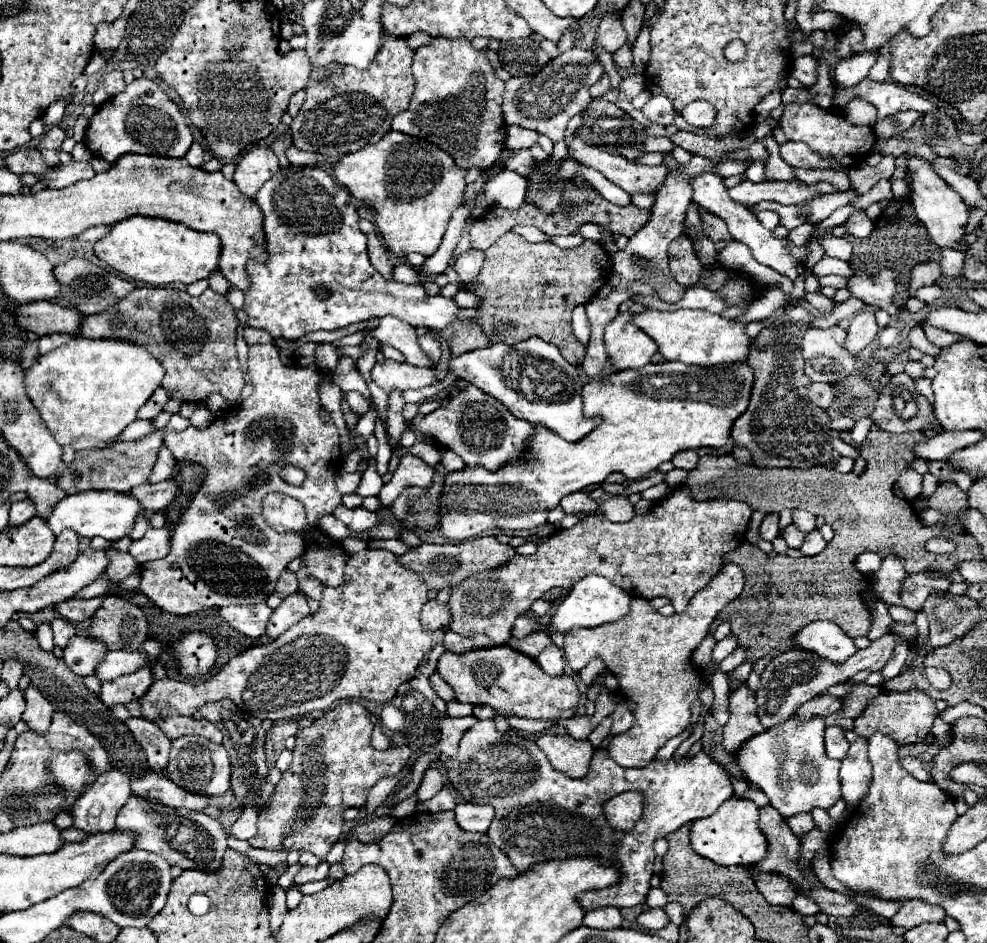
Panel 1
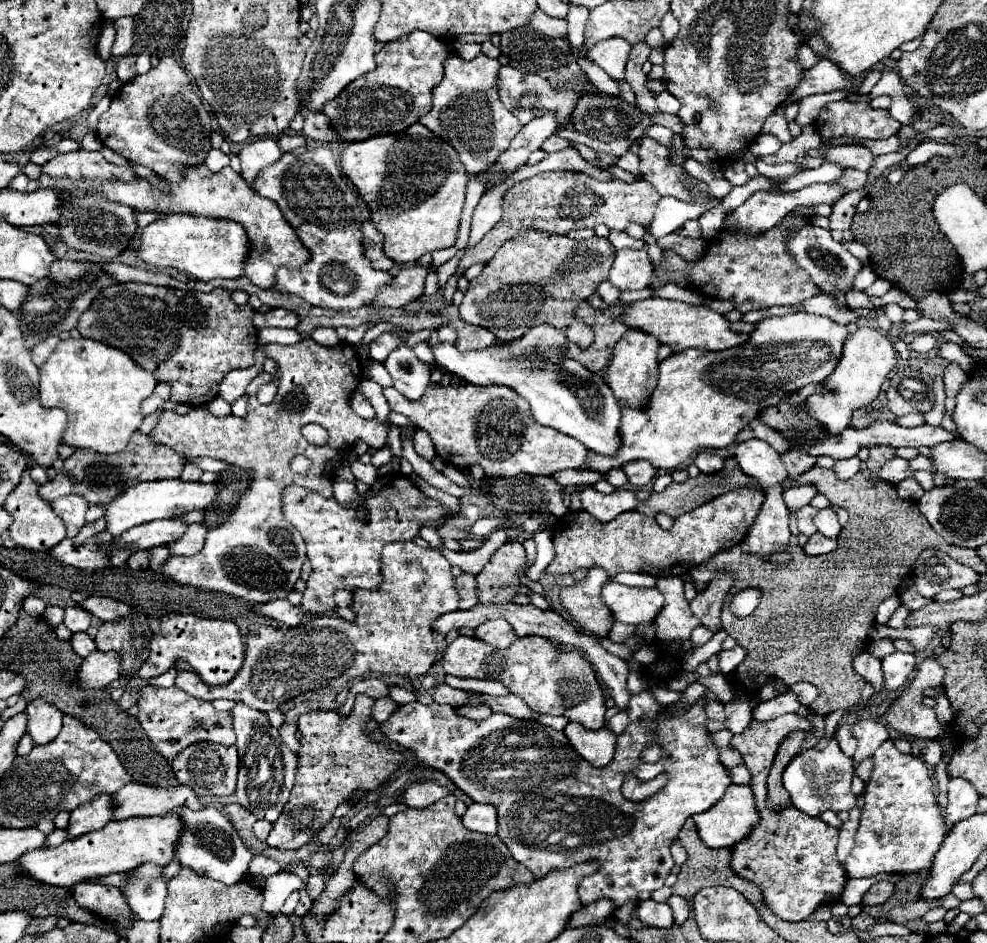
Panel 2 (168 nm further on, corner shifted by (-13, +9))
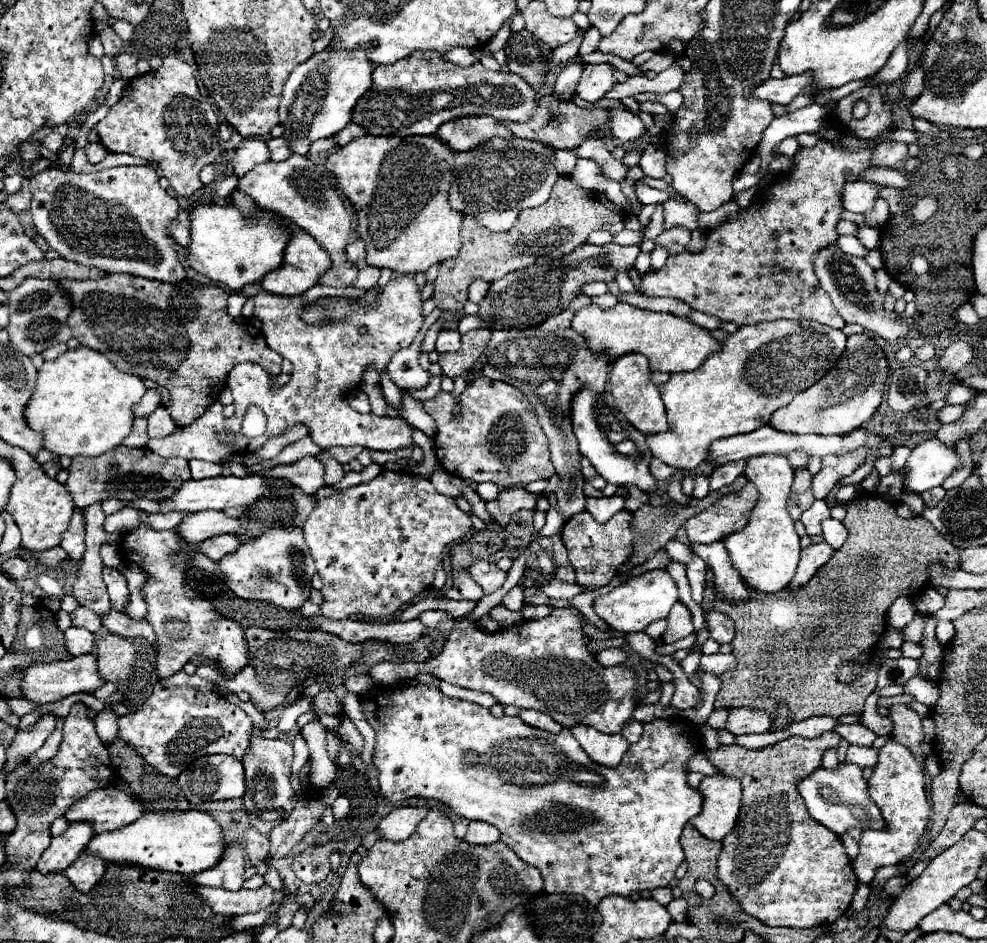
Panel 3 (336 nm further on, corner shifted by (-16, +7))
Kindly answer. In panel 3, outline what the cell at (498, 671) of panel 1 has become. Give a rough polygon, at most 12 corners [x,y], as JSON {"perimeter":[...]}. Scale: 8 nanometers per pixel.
{"perimeter":[[552,609],[496,633],[454,621],[422,671],[620,733],[636,673],[604,667],[586,617]]}

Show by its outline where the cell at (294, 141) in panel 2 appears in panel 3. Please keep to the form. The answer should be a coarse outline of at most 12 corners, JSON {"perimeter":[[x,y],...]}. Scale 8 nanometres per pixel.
{"perimeter":[[282,137],[268,139],[270,161],[284,161],[292,155]]}

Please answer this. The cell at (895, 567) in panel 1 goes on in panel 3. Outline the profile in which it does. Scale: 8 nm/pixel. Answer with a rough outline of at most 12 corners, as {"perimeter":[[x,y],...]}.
{"perimeter":[[916,615],[904,629],[902,639],[920,643],[926,619]]}

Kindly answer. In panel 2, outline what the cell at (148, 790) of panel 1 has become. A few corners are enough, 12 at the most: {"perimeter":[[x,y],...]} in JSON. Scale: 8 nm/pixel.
{"perimeter":[[127,783],[113,819],[163,815],[177,805],[203,807],[189,785]]}

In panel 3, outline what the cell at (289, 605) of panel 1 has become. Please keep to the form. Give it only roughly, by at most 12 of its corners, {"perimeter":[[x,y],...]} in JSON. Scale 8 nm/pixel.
{"perimeter":[[430,479],[322,487],[304,537],[322,615],[384,621],[470,517]]}

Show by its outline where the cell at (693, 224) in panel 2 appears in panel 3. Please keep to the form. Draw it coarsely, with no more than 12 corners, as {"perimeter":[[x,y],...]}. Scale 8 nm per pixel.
{"perimeter":[[668,229],[654,243],[670,253],[684,253],[690,243],[686,229]]}

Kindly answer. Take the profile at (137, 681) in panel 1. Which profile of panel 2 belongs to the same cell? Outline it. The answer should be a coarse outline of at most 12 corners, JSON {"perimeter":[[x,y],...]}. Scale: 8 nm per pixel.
{"perimeter":[[167,615],[149,659],[127,679],[187,661],[207,685],[229,683],[245,645],[233,621]]}

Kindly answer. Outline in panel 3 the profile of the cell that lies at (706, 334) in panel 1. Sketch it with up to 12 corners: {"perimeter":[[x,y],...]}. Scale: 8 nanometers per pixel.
{"perimeter":[[616,303],[574,315],[596,357],[694,371],[720,343],[686,317]]}

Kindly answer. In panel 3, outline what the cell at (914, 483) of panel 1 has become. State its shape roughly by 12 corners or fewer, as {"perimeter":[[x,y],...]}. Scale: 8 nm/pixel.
{"perimeter":[[944,487],[924,493],[924,503],[936,507],[946,495]]}

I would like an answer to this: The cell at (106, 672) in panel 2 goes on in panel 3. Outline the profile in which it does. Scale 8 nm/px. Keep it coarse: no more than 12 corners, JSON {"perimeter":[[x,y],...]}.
{"perimeter":[[92,653],[32,663],[20,683],[32,703],[104,685]]}

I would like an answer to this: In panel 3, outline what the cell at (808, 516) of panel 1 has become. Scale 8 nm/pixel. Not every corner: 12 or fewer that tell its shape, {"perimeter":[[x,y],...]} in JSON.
{"perimeter":[[826,519],[822,523],[824,541],[840,549],[848,531],[842,521]]}

